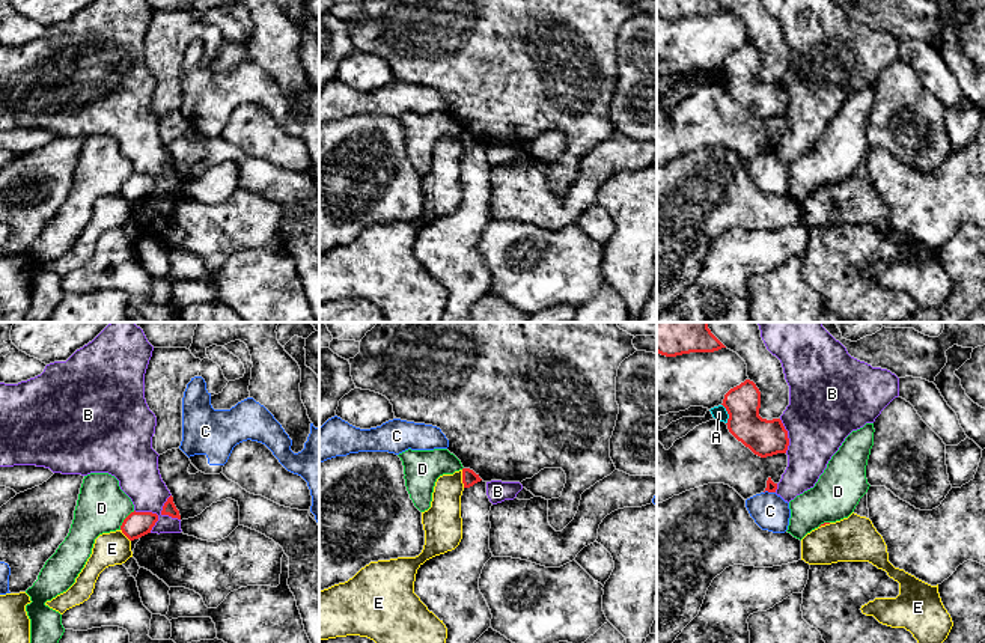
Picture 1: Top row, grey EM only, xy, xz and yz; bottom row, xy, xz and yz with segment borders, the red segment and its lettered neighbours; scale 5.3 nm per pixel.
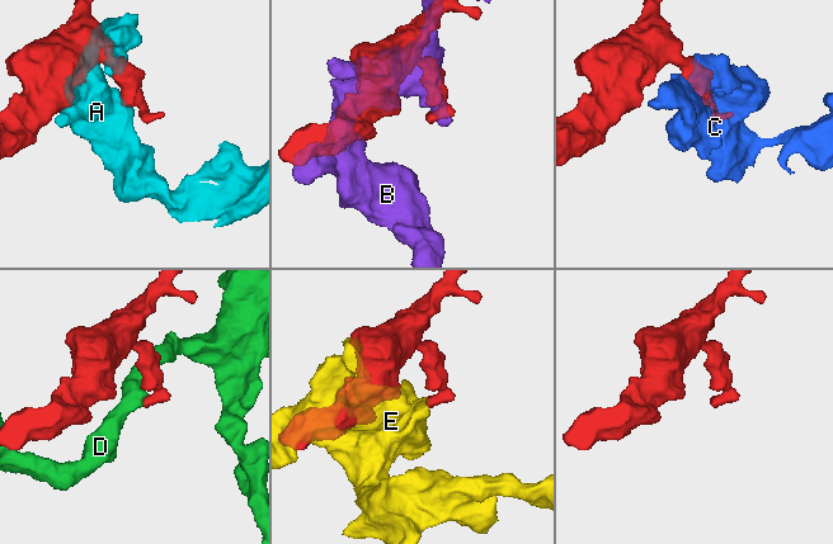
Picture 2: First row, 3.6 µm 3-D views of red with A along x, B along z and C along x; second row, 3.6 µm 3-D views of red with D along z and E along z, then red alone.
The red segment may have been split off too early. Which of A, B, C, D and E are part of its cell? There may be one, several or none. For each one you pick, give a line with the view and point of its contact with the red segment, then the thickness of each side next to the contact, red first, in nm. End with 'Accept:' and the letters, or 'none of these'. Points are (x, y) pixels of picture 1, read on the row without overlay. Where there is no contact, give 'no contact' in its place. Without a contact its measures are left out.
Accept: none of these

